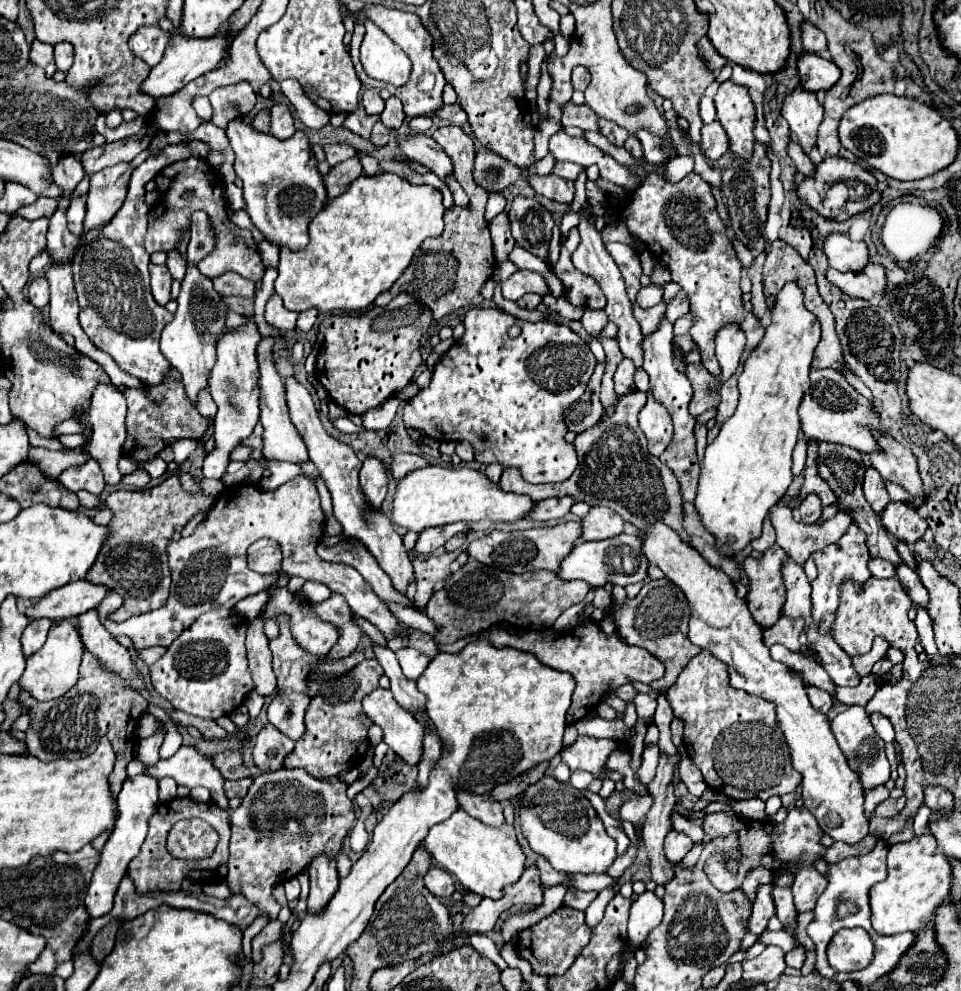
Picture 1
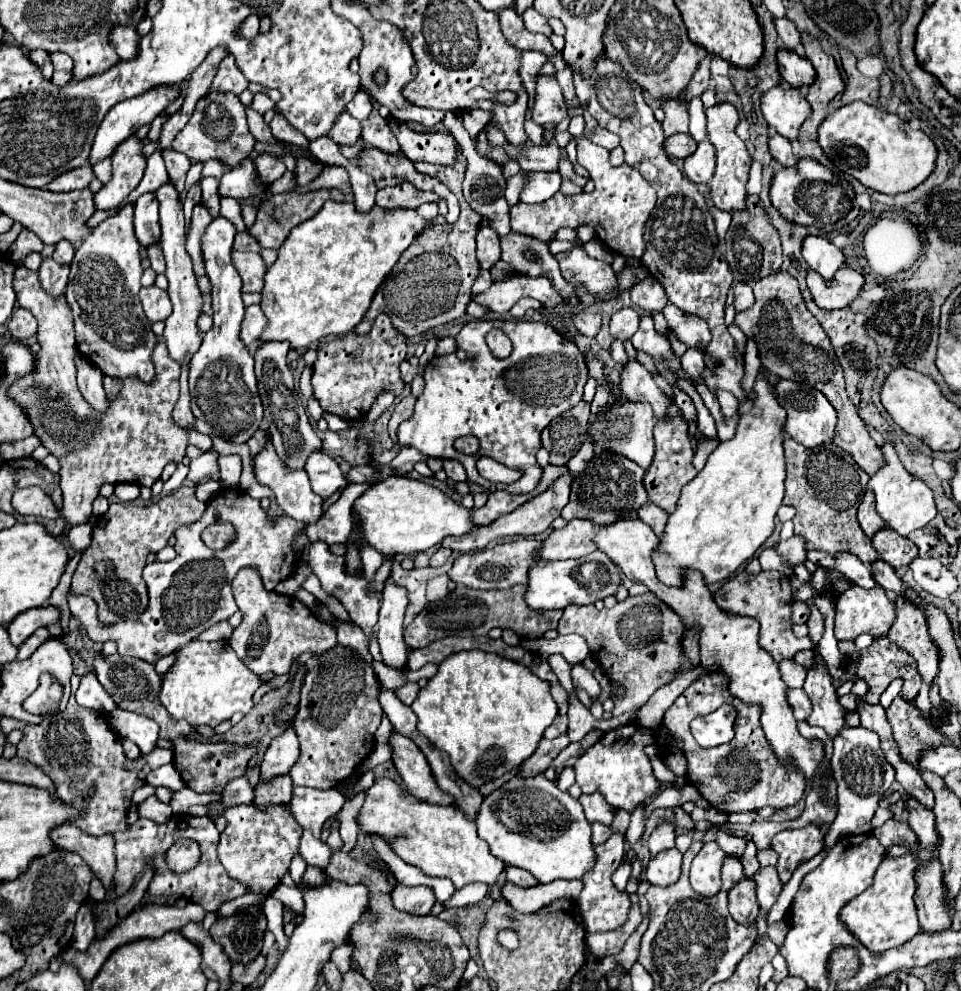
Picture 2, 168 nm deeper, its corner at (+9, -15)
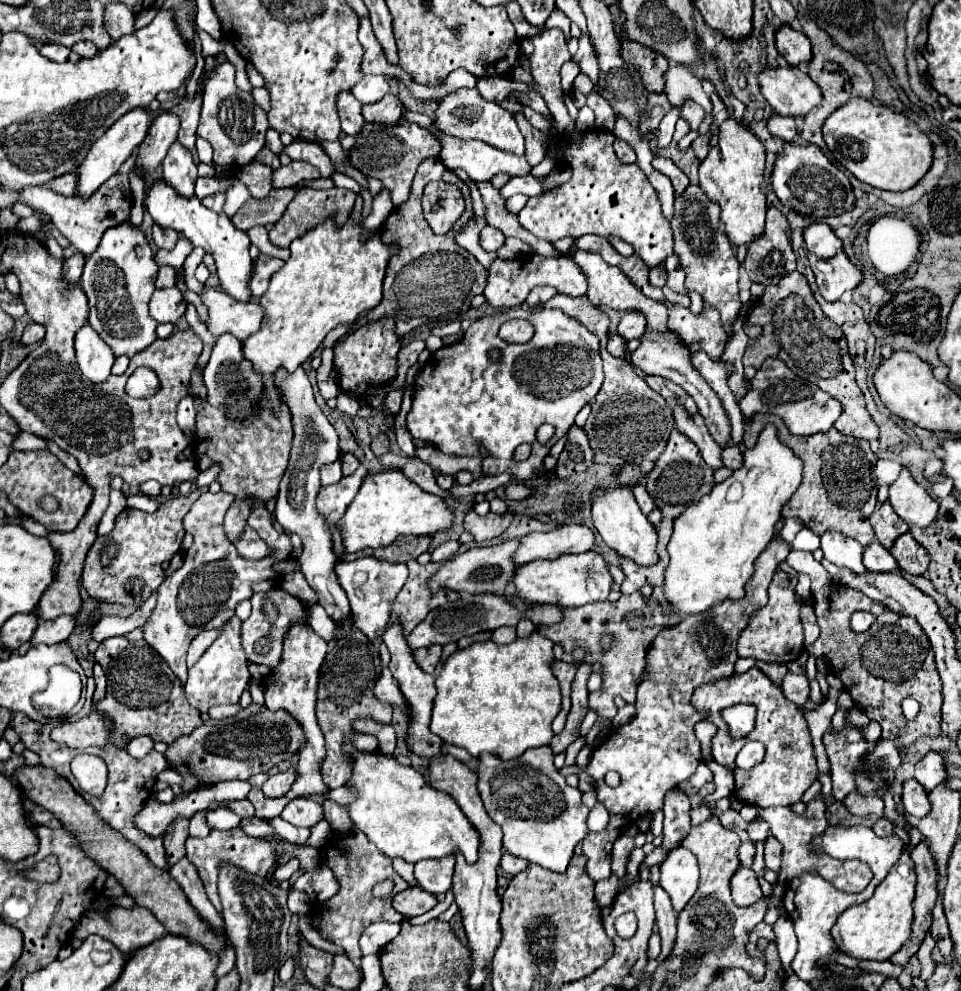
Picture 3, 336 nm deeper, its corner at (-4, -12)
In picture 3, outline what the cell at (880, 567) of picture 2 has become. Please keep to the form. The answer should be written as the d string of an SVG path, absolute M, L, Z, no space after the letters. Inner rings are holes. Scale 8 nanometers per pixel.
M873 541L865 549L863 565L869 571L875 571L875 573L893 573L893 571L899 571L899 565L897 565L895 557L879 541Z

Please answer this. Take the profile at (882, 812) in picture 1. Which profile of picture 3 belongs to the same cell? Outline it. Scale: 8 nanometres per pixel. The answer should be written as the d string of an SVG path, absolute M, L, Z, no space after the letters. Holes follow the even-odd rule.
M925 839L919 845L915 845L909 855L911 855L911 861L915 863L915 873L917 873L917 897L913 901L915 923L913 923L913 935L909 937L909 941L905 941L903 947L895 953L895 957L889 959L899 965L905 965L909 961L909 957L917 953L921 941L925 939L927 929L933 923L931 909L935 907L935 901L939 897L937 869L935 869L935 861L927 849Z

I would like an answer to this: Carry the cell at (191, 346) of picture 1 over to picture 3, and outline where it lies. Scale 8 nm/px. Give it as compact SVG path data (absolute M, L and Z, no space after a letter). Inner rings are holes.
M173 143L165 161L163 161L163 179L171 185L181 197L195 197L195 181L197 181L197 165L191 159L191 153Z

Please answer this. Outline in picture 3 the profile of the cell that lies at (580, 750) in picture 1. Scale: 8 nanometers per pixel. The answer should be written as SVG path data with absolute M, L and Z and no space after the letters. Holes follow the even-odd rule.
M771 541L771 545L755 561L755 573L747 583L743 601L721 601L711 609L711 617L687 617L679 625L665 629L651 643L647 651L645 677L637 685L637 715L611 731L611 735L593 749L591 761L585 773L595 779L597 801L611 813L609 827L601 833L589 833L581 843L581 853L587 857L587 875L595 881L611 875L611 845L621 835L627 823L641 819L647 813L663 809L663 797L679 783L687 781L701 763L701 745L695 739L693 727L705 717L691 707L689 699L695 687L733 675L737 657L739 633L747 627L749 615L767 605L767 587L777 565L789 555L791 547L783 541ZM607 771L621 775L621 785L611 789L603 777Z

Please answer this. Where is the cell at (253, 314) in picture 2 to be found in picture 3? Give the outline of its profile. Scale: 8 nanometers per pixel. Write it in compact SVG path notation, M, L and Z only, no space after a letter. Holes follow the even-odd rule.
M205 287L203 303L209 307L207 329L219 337L223 333L235 335L245 341L251 333L257 333L263 323L263 307L257 303L239 303L223 291Z

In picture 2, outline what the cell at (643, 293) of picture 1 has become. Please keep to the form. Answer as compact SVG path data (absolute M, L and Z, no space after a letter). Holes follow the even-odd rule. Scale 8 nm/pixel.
M622 308L614 312L610 318L610 334L616 340L630 340L638 330L638 324L640 324L638 312L632 308Z

